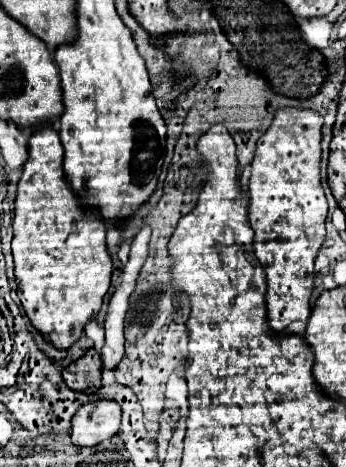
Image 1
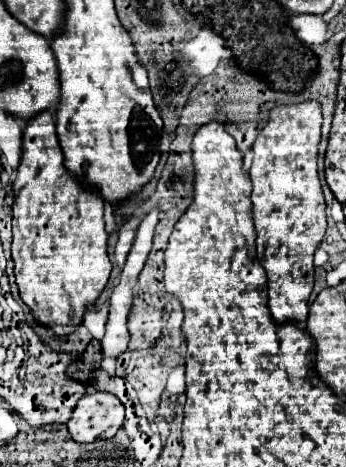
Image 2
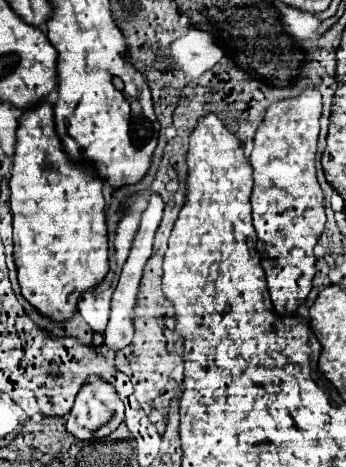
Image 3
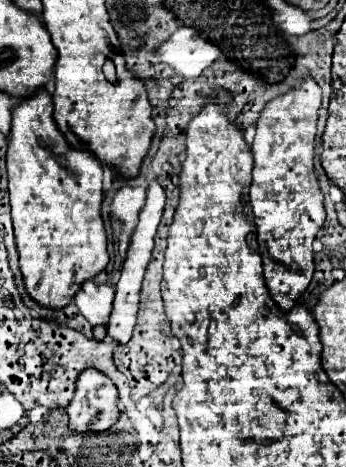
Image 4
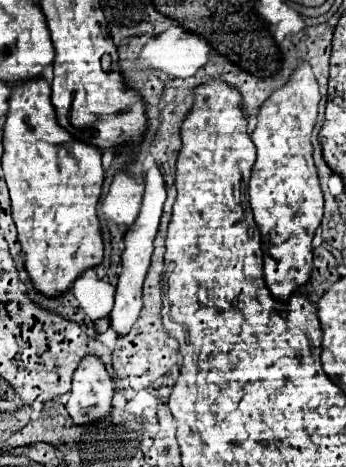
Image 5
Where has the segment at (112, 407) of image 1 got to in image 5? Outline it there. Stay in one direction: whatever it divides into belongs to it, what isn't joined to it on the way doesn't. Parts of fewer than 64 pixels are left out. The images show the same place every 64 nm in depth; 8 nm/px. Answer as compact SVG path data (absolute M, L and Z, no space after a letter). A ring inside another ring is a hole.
M84 356L74 372L70 398L66 402L66 410L70 412L72 420L76 424L90 424L102 420L110 414L112 396L114 384L100 356Z

